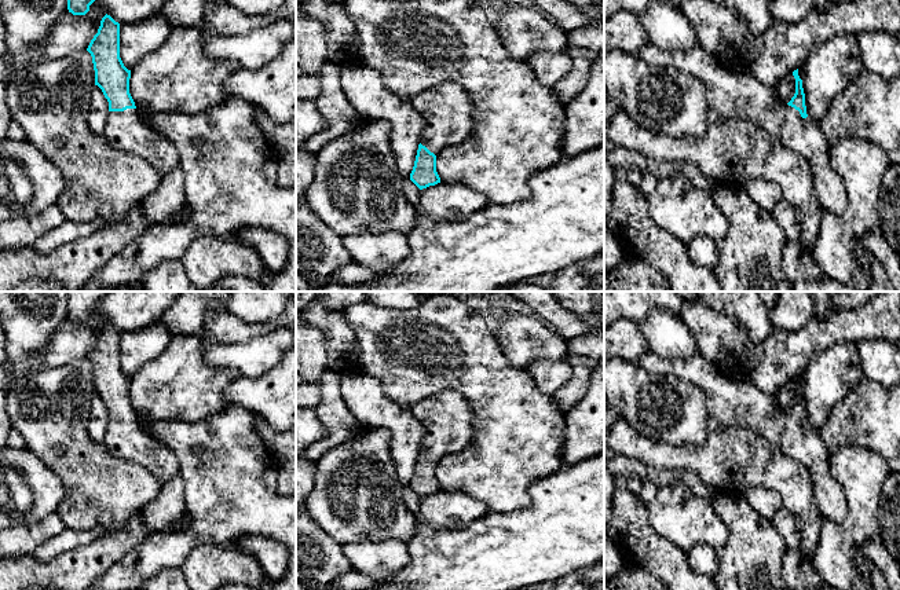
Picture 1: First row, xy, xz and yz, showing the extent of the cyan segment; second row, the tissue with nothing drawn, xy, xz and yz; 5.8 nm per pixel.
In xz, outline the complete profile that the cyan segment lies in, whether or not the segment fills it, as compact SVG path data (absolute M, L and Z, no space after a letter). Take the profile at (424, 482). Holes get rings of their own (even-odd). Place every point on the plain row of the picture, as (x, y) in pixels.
M443 391L410 406L411 414L421 422L422 439L410 488L420 496L440 491L436 480L436 463L450 454L461 451L473 435L471 404L456 391Z

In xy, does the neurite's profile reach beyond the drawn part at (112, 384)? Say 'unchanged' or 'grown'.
grown

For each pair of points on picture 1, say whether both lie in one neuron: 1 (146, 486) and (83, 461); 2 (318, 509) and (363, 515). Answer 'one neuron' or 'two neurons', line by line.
1: one neuron
2: one neuron

